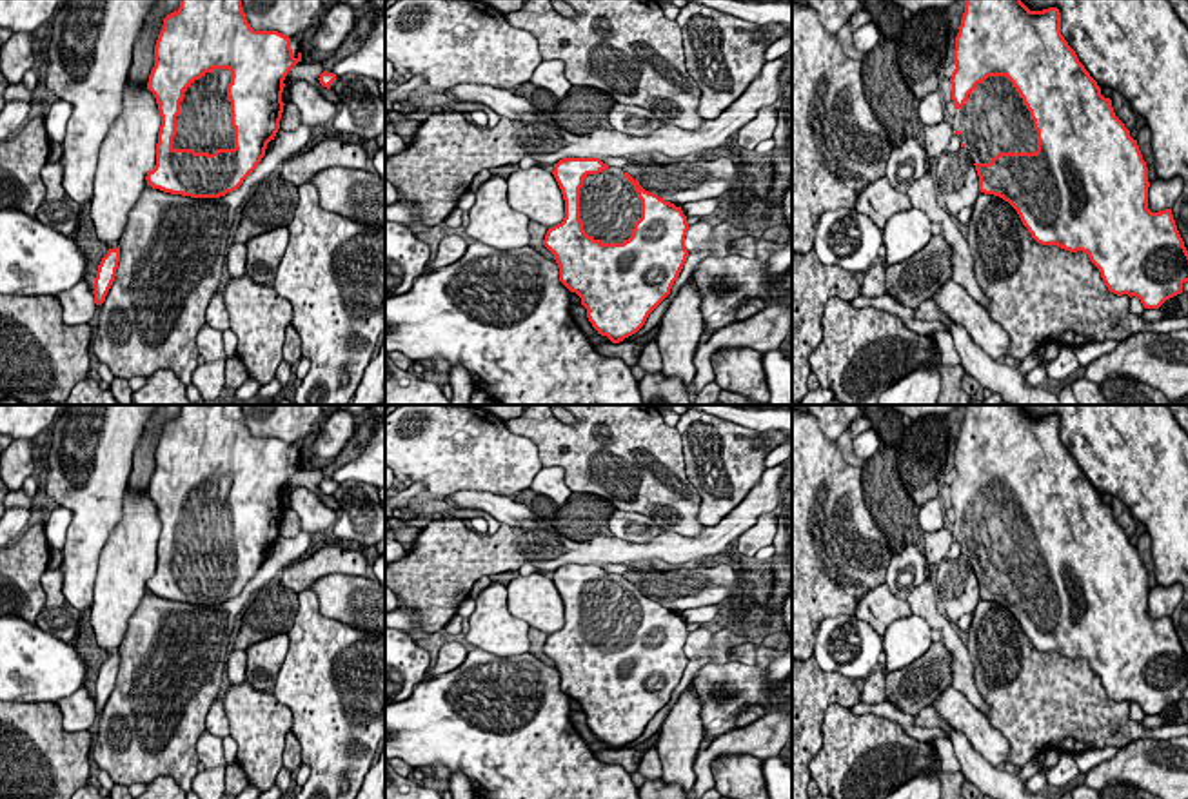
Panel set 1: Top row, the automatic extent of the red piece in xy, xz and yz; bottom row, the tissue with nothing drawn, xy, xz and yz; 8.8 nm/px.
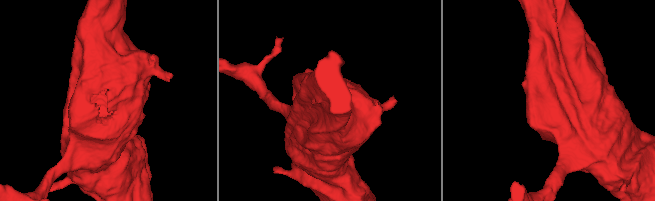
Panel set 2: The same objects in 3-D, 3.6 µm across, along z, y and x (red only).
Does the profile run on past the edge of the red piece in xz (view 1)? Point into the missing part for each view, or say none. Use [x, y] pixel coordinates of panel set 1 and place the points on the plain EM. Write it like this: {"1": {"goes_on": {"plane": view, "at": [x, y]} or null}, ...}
{"1": {"goes_on": {"plane": "xz", "at": [609, 612]}}}

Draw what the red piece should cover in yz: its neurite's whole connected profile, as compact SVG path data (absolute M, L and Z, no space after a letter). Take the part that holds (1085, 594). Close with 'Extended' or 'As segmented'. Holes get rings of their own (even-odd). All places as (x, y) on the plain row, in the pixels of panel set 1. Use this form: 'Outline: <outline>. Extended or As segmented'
Outline: M965 405L965 419L961 425L959 439L955 443L954 456L955 476L952 479L952 507L955 510L955 521L952 525L952 538L961 545L975 572L979 583L979 597L994 601L1008 608L1019 621L1023 632L1032 645L1041 652L1057 652L1064 657L1088 661L1090 668L1099 676L1101 685L1110 699L1141 706L1144 715L1159 715L1166 706L1183 699L1183 692L1188 688L1188 657L1177 637L1172 616L1152 619L1148 616L1148 574L1139 557L1137 547L1130 543L1130 538L1115 523L1112 507L1101 501L1101 494L1079 469L1075 458L1068 452L1061 441L1061 419L1057 414L1043 418L1030 418L1021 405Z. Extended

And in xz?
Outline: M563 565L552 581L565 607L565 625L547 637L543 652L554 661L559 688L581 705L598 741L619 750L636 741L670 701L688 663L687 623L599 565Z. Extended

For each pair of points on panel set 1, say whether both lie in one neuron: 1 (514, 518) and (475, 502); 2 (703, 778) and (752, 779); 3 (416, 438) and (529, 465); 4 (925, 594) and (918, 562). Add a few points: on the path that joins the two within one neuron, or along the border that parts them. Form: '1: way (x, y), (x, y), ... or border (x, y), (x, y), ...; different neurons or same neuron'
1: way (505, 509), (484, 502); same neuron
2: border (751, 754), (722, 754), (711, 765), (712, 779); different neurons
3: way (444, 447), (473, 449), (502, 463); same neuron
4: border (927, 578), (905, 598); different neurons

